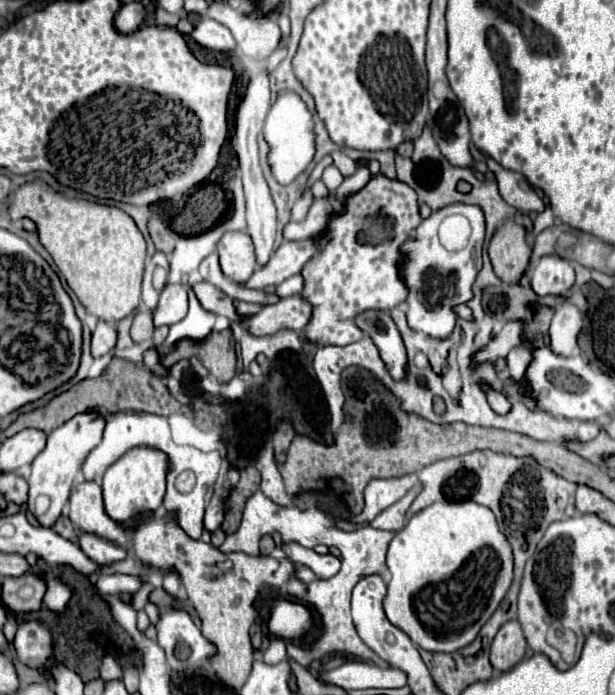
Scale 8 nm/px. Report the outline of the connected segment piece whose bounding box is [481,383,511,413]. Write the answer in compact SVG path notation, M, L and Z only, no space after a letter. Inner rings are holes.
M481 383L481 389L485 391L489 405L491 405L497 413L507 413L507 411L511 409L511 405L509 405L509 401L507 401L507 397L505 397L503 393L499 393L499 391L491 389L491 387L489 387L489 385L485 385L485 383Z

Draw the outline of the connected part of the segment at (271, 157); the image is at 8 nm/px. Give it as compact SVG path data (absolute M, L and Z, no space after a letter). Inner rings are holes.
M283 89L277 93L277 99L267 113L263 135L265 135L265 141L269 145L267 163L269 163L271 175L281 185L289 185L291 181L295 181L309 167L309 163L315 157L317 133L315 133L315 125L313 125L313 115L307 109L307 105L303 103L303 99L299 97L299 93L295 93L295 91Z

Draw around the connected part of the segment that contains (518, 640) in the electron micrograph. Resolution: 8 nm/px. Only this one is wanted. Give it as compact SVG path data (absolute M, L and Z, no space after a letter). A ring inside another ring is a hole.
M507 621L491 643L491 665L495 671L505 673L515 667L525 655L525 637L519 621Z

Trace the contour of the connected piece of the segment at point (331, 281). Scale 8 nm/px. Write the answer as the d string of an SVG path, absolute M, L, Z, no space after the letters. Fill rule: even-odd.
M377 175L361 191L351 195L345 207L347 209L343 215L333 215L329 219L327 227L331 235L329 239L323 239L323 251L317 257L313 257L301 271L305 279L303 297L313 305L313 317L305 327L305 335L307 339L321 345L349 345L353 341L359 341L367 333L379 347L381 359L387 363L391 375L395 379L401 379L405 375L407 355L401 335L393 319L385 311L391 311L407 299L407 287L399 279L397 263L401 261L399 245L405 239L409 239L421 223L417 195L409 185L397 179L391 181L383 175Z

